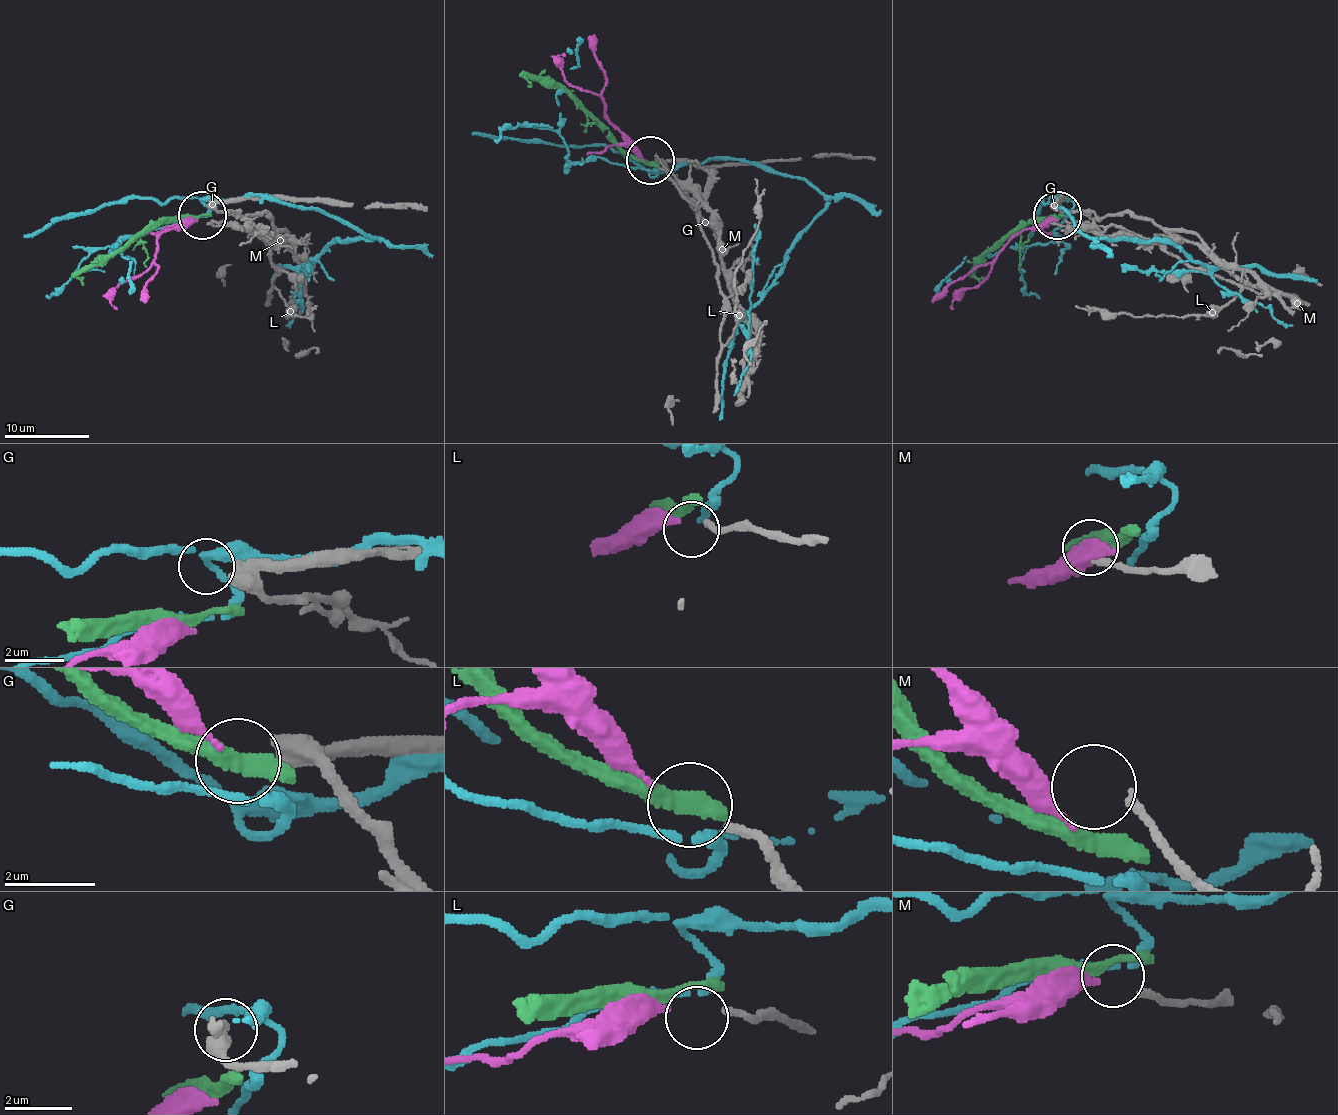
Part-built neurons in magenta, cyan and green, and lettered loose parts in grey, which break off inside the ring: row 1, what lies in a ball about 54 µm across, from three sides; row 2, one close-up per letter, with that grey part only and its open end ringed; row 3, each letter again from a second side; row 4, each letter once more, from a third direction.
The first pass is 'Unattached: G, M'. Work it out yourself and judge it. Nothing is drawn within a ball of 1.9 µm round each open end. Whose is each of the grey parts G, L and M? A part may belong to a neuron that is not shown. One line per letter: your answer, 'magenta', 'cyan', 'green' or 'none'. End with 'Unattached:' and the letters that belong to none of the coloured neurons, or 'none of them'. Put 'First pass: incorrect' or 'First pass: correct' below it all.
G: none
L: magenta
M: none
Unattached: G, M
First pass: correct

